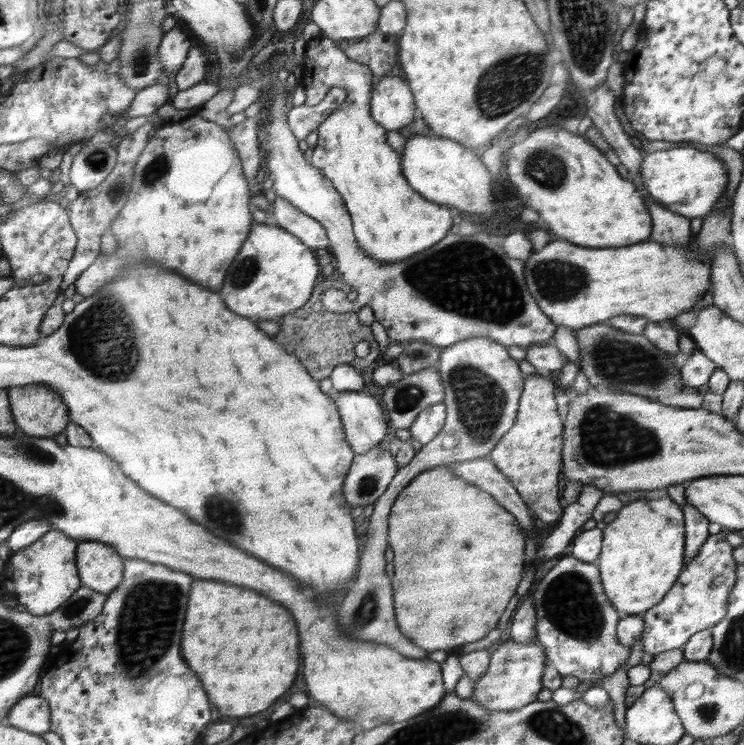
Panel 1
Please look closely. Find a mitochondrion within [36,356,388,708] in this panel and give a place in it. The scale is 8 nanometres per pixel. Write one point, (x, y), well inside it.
(140, 645)

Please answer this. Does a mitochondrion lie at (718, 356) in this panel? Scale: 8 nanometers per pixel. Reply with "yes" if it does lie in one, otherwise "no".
no

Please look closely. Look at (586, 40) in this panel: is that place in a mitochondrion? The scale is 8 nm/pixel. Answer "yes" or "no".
yes

